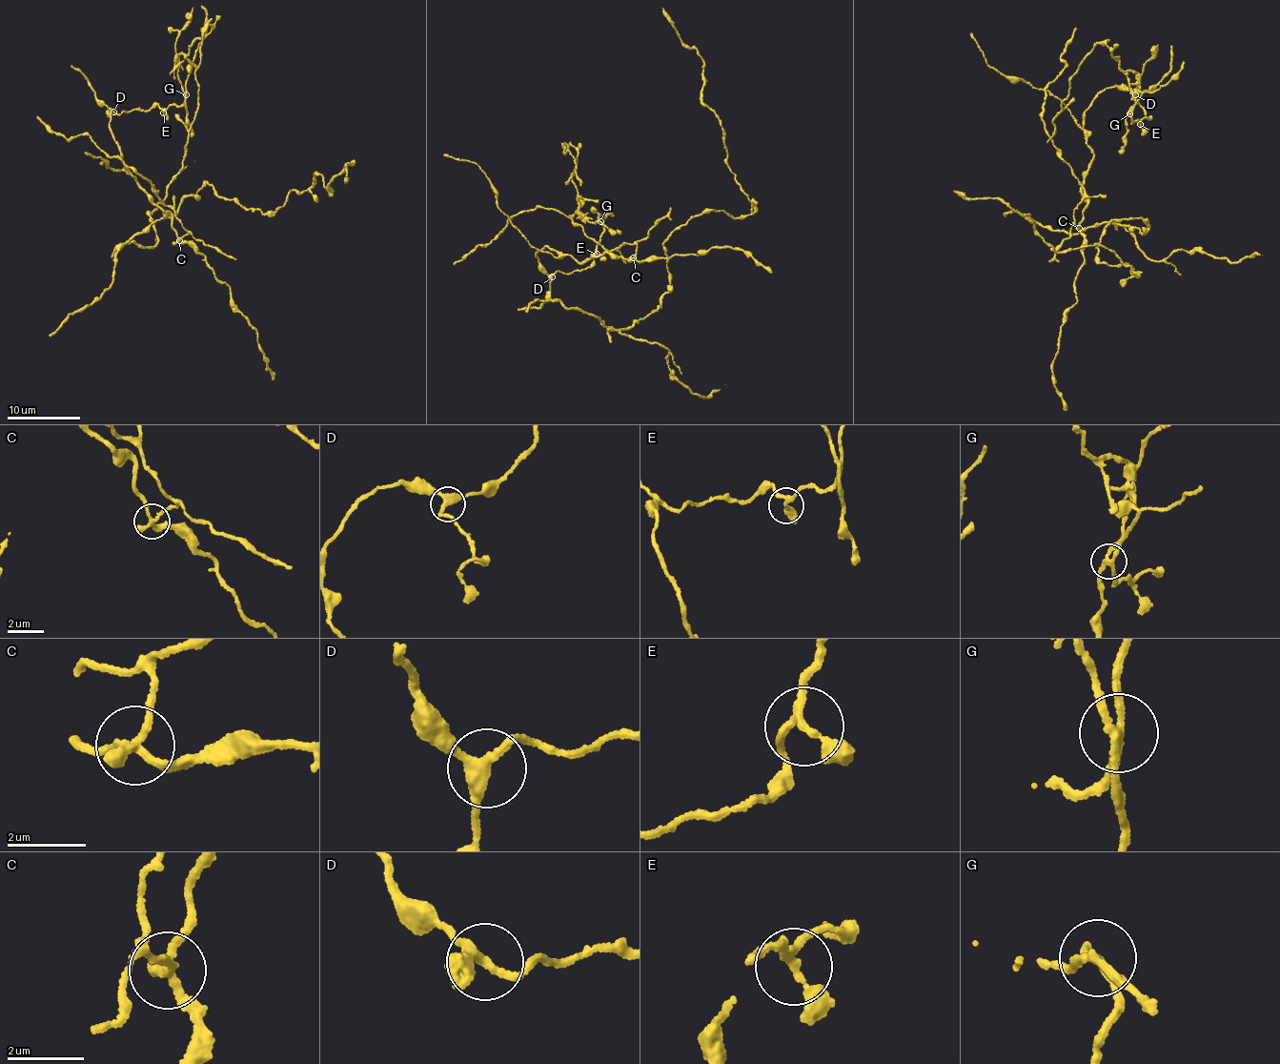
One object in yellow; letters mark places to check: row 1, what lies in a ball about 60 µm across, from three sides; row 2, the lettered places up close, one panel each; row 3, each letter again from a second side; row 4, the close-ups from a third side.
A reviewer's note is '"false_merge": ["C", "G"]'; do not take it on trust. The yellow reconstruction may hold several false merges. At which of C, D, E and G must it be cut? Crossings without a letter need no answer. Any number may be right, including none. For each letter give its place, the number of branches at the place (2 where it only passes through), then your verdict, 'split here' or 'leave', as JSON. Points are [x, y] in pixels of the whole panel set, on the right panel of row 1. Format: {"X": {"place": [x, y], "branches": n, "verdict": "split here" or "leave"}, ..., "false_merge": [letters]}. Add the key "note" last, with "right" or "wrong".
{"C": {"place": [1079, 228], "branches": 3, "verdict": "split here"}, "D": {"place": [1135, 94], "branches": 3, "verdict": "leave"}, "E": {"place": [1140, 124], "branches": 3, "verdict": "leave"}, "G": {"place": [1129, 113], "branches": 4, "verdict": "split here"}, "false_merge": ["C", "G"], "note": "right"}

